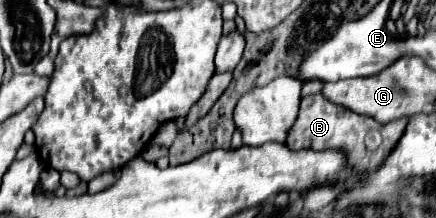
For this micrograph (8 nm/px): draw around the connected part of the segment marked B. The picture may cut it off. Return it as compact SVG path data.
M322 94L306 96L300 104L300 114L296 120L296 128L290 128L288 134L288 148L300 150L300 148L312 148L312 150L326 150L326 148L344 148L348 152L348 160L356 170L374 170L384 156L396 146L400 136L404 134L408 118L398 118L396 122L380 124L374 118L368 118L364 114L356 114L348 110L346 106L336 106L334 102L328 102Z

